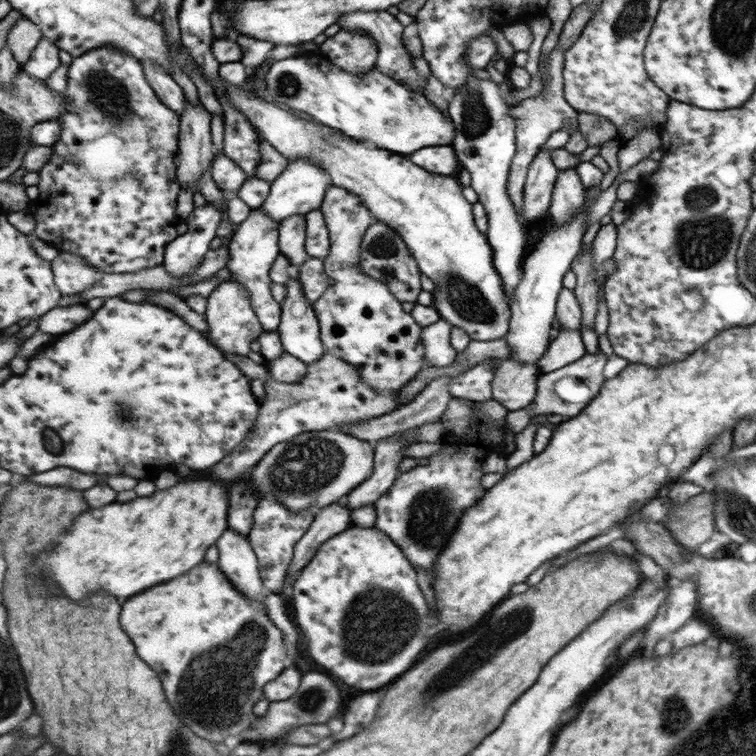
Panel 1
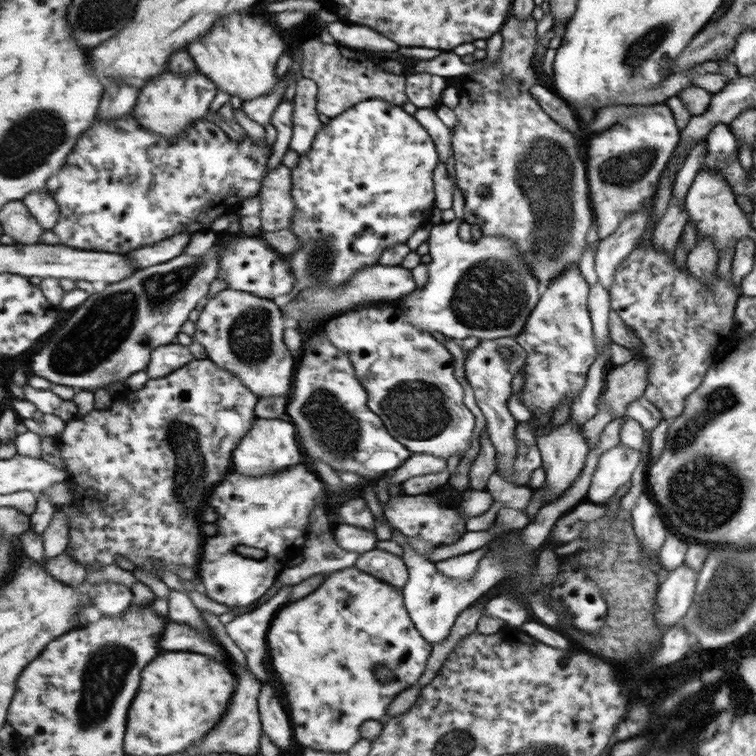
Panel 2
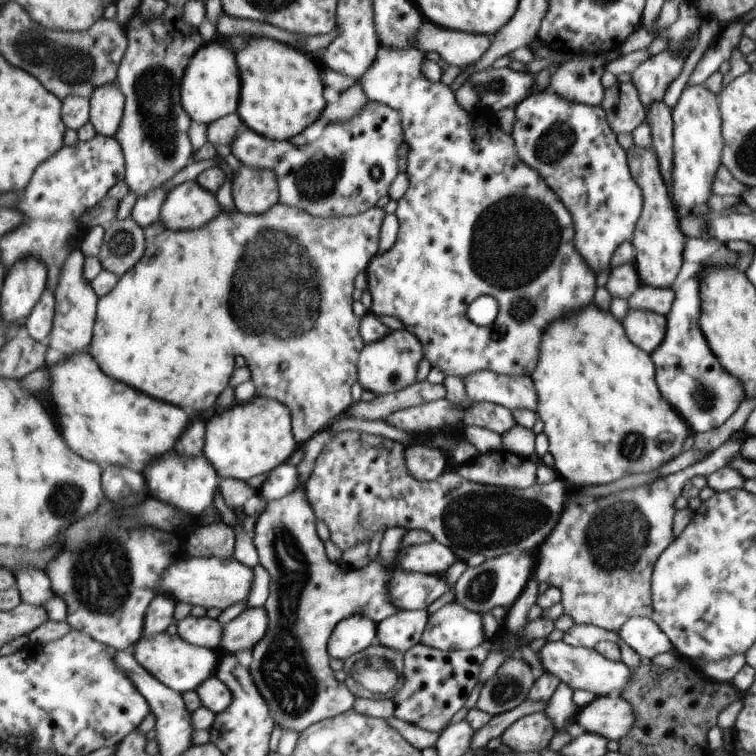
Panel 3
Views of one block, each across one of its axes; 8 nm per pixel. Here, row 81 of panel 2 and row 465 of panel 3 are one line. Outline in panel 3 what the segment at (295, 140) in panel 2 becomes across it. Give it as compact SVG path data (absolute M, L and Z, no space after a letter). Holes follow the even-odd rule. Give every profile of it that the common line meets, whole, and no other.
M327 426L320 433L316 433L314 437L310 439L310 441L305 442L301 448L303 450L303 459L299 464L295 466L298 471L298 479L300 480L300 488L297 491L292 491L292 494L283 496L283 499L272 499L271 501L266 502L266 506L264 507L261 515L257 516L255 520L252 544L255 548L255 553L257 554L257 563L267 574L269 575L269 596L267 596L267 600L265 600L265 604L263 604L263 608L268 617L268 632L266 636L258 643L253 646L251 650L251 664L249 664L249 674L251 680L253 680L254 686L258 690L258 694L262 696L263 702L266 703L266 706L270 710L270 716L272 722L275 722L275 726L278 726L281 731L290 731L293 733L299 733L301 730L308 728L311 724L316 724L321 720L335 717L336 715L345 713L350 710L352 706L353 700L355 699L349 690L344 686L342 682L338 682L335 680L333 676L333 671L328 666L328 657L329 652L326 651L326 646L329 644L330 633L331 630L334 629L336 625L340 621L345 618L351 617L353 614L359 615L367 615L375 624L378 624L380 621L383 621L385 618L393 615L397 610L388 602L386 598L386 593L384 592L384 585L386 581L386 573L382 568L381 564L377 562L376 559L367 564L367 566L363 566L363 568L359 568L359 570L346 569L341 564L332 564L327 560L323 550L323 541L318 538L317 534L317 522L314 520L313 511L311 511L310 504L306 502L306 496L304 494L304 483L307 481L308 475L310 474L312 465L314 464L314 459L318 456L318 453L332 440L332 432L329 430L330 426Z

